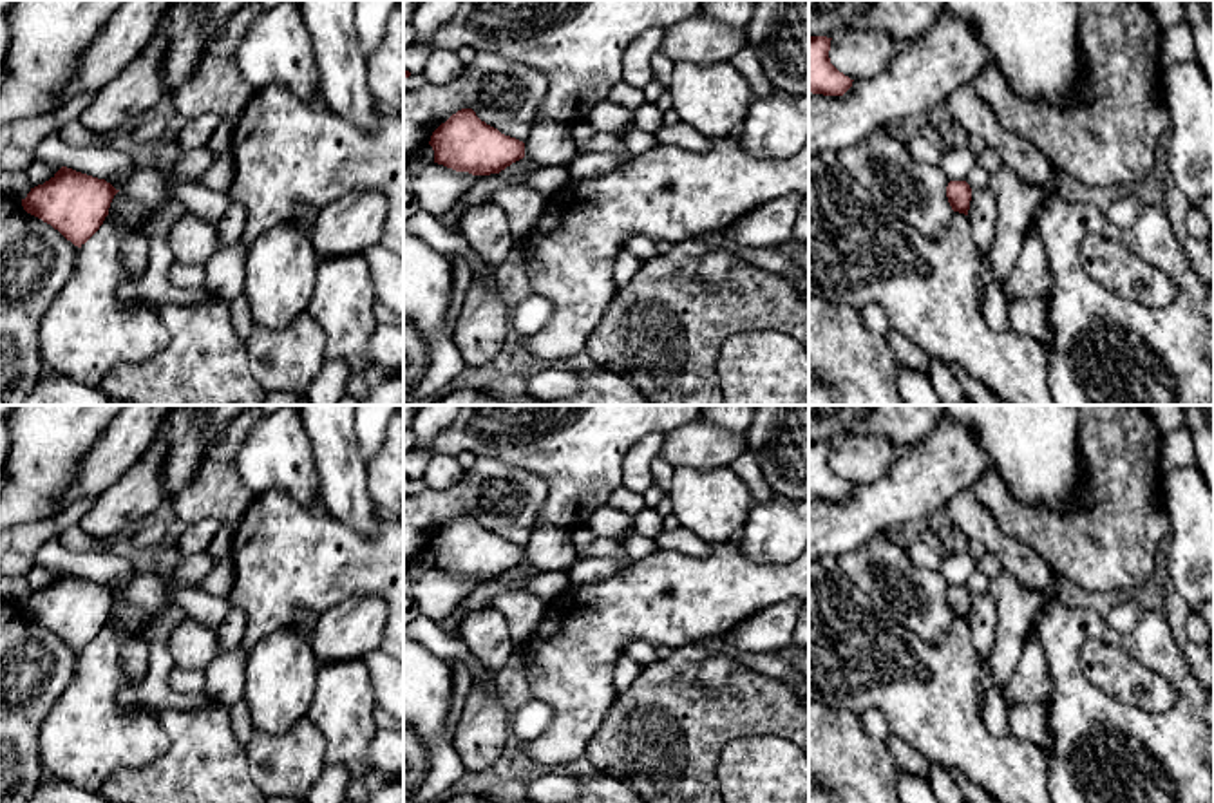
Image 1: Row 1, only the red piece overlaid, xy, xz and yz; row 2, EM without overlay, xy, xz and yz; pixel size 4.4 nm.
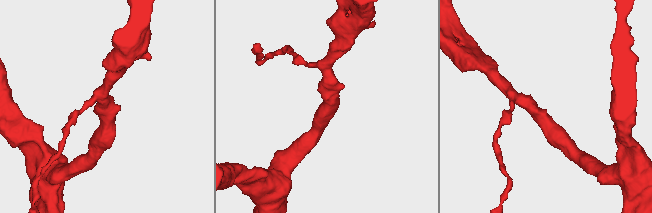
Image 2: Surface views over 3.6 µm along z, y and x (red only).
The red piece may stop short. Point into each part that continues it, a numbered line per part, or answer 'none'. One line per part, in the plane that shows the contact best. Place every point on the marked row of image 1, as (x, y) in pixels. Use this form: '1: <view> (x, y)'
none

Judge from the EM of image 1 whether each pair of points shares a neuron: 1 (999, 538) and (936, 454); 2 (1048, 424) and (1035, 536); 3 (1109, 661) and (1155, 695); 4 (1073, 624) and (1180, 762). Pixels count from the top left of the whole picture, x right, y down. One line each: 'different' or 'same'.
1: different
2: different
3: same
4: same

